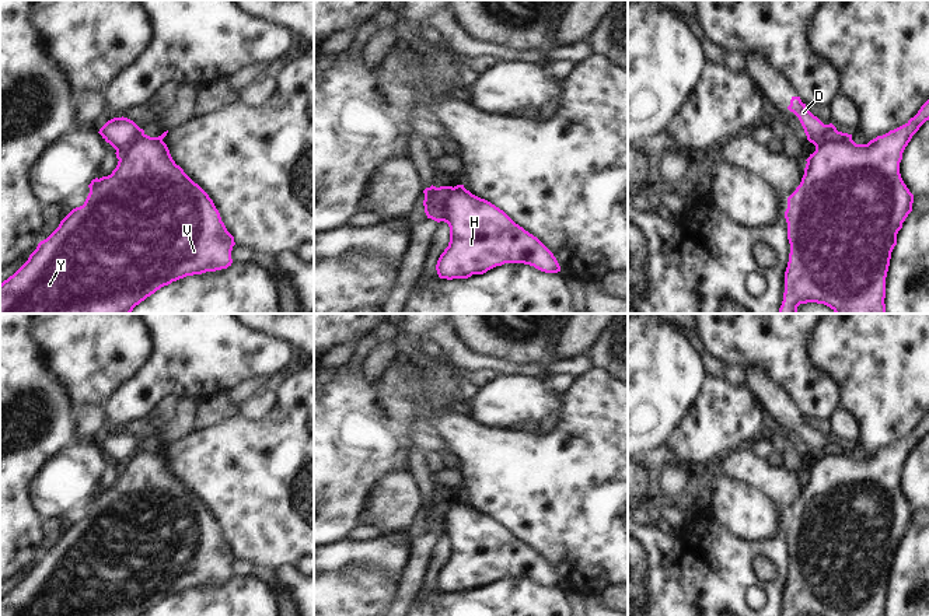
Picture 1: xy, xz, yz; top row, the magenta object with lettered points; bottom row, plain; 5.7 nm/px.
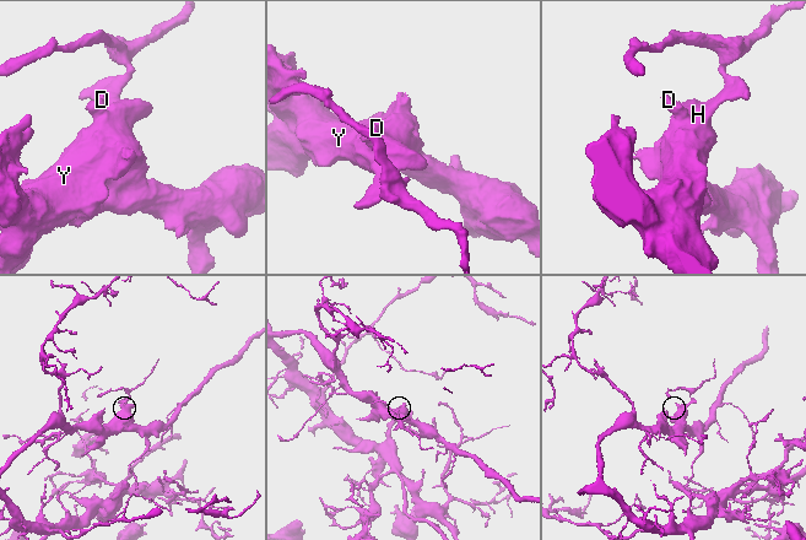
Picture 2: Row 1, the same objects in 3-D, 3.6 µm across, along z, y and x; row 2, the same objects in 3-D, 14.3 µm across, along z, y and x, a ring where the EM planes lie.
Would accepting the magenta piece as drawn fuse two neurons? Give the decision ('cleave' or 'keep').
cleave

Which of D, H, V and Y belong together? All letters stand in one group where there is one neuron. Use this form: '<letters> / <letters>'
D / H V Y

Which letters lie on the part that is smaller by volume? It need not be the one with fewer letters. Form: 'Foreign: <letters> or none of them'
Foreign: D

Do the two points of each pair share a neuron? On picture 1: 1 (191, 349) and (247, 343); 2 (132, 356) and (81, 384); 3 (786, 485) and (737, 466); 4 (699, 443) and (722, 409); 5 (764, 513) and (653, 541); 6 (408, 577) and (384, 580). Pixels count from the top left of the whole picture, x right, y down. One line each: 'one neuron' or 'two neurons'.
1: one neuron
2: one neuron
3: one neuron
4: one neuron
5: two neurons
6: two neurons

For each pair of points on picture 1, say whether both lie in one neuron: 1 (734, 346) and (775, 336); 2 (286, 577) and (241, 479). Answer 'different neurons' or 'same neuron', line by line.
1: same neuron
2: different neurons

